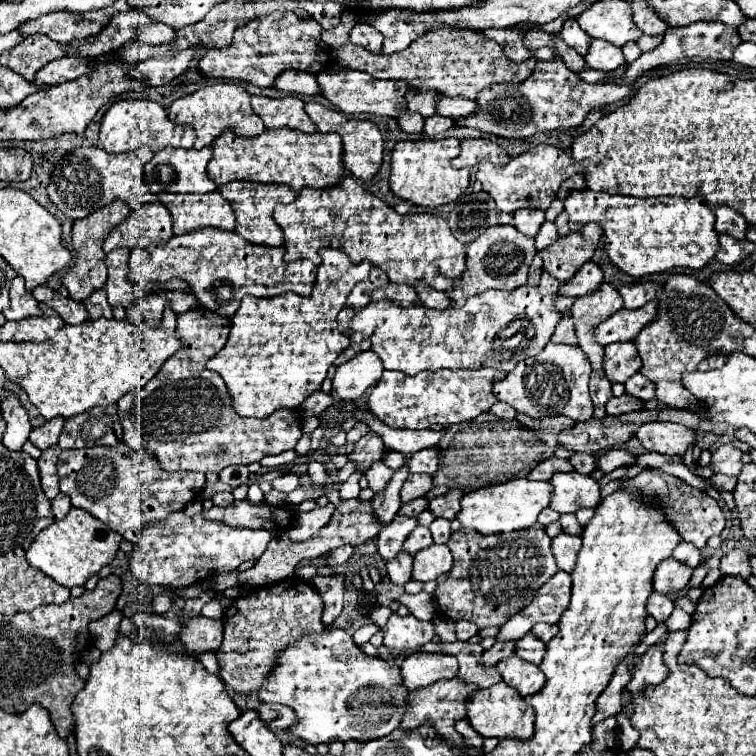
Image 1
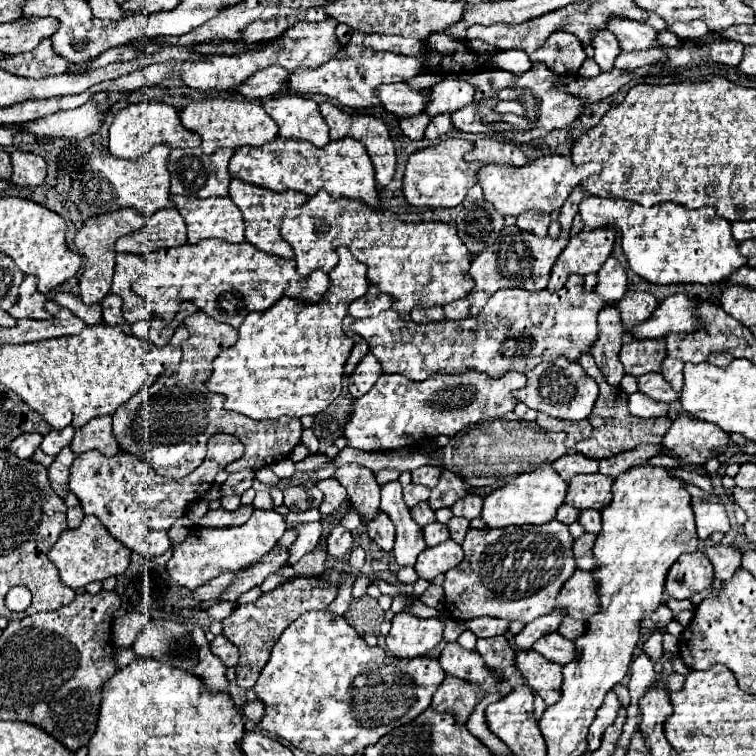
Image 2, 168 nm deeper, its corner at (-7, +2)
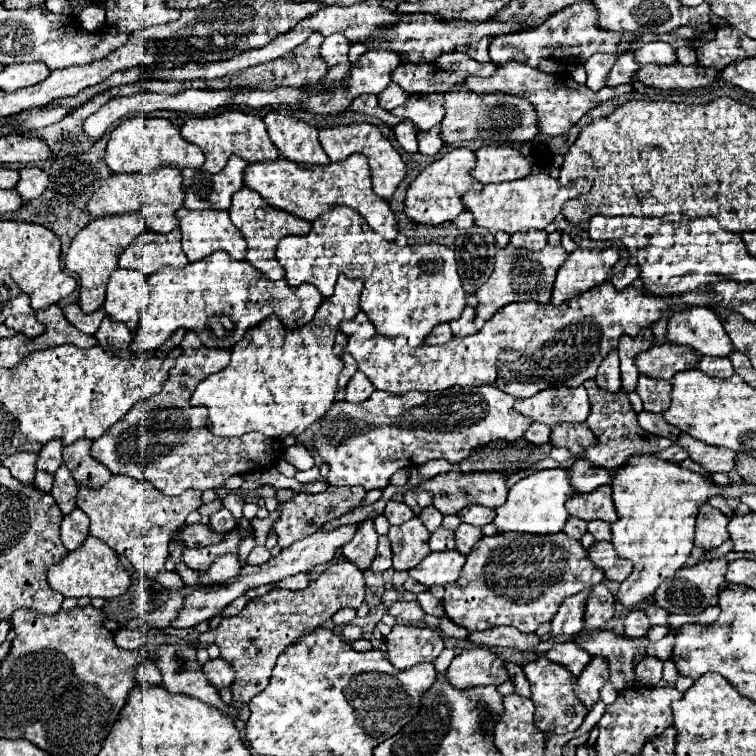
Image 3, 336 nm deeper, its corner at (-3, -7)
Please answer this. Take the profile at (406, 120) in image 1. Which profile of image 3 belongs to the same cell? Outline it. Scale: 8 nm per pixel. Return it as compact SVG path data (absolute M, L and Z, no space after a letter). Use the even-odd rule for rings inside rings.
M402 121L402 123L398 123L394 129L394 137L396 137L396 141L400 143L400 147L404 149L404 151L408 151L408 153L418 153L418 141L416 141L416 127L414 125L410 125L408 121Z

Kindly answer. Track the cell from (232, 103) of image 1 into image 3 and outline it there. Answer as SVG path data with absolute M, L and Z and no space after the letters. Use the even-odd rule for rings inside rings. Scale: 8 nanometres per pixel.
M230 109L226 113L220 113L216 117L192 117L188 119L182 129L180 129L182 137L194 145L198 145L206 157L202 169L206 173L218 173L224 169L226 161L230 159L230 155L240 155L242 159L256 163L256 161L276 161L280 157L278 149L272 145L268 133L266 133L266 125L260 117L250 115L250 113L242 113L238 109Z

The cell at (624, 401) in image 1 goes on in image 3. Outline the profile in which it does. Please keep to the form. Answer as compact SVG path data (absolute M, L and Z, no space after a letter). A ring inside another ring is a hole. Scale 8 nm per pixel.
M648 411L638 413L638 423L650 435L660 435L660 437L668 437L670 435L672 441L676 441L676 437L680 437L680 429L668 425L660 415L654 415L654 413L648 413Z

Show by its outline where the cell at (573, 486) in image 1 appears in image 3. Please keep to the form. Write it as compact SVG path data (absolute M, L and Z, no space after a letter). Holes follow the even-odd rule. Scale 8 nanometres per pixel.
M600 487L592 493L578 493L574 495L568 505L566 505L568 513L572 517L584 519L584 521L606 521L606 523L614 523L618 519L616 507L612 503L612 487Z

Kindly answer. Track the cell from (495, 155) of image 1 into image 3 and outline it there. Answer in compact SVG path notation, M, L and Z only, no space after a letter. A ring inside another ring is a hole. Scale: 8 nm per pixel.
M482 147L476 151L478 165L472 177L482 185L516 181L530 175L530 165L518 149L512 147Z

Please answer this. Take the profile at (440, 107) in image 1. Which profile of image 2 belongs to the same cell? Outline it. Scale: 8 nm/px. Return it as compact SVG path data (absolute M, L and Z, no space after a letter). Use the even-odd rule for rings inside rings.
M448 76L436 84L436 88L430 88L430 102L426 106L428 116L436 114L452 114L468 104L472 104L472 86L466 80L458 80L456 76Z

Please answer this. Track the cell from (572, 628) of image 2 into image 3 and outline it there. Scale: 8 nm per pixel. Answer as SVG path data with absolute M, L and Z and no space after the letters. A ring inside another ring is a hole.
M598 631L588 637L578 635L574 643L592 655L604 657L610 663L610 681L618 691L634 683L634 659L640 655L640 649L632 639L612 631Z

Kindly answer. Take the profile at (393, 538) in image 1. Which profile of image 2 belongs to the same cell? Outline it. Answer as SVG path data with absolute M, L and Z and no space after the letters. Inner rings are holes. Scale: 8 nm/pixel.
M420 502L420 504L418 504L416 508L412 508L410 512L412 512L412 518L416 520L416 524L420 524L420 526L430 524L430 522L436 520L436 518L434 518L434 510L428 506L428 502Z

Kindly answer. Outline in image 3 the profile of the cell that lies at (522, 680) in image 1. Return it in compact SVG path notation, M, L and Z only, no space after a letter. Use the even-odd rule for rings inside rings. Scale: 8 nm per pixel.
M540 655L536 661L530 661L522 669L532 687L532 701L536 705L536 713L534 713L536 727L548 735L574 733L582 725L584 717L588 715L588 709L584 709L584 705L580 705L580 699L574 693L574 683L576 683L574 675L568 673L568 669L564 669L564 665L552 663L544 655Z

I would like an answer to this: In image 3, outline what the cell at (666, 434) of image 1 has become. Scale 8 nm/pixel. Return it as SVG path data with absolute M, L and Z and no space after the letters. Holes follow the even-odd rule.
M682 433L676 443L682 445L684 449L688 449L690 459L694 459L698 465L702 465L710 473L716 473L716 471L730 473L734 469L736 453L730 451L730 449L720 449L720 447L704 445L702 441L696 441L694 437L688 437L686 433Z

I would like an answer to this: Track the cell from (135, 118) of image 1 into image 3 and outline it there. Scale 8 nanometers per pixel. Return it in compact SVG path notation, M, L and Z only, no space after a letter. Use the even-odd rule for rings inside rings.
M132 117L120 123L108 141L106 163L112 173L148 173L160 167L192 167L198 169L204 163L204 153L198 145L192 145L182 139L180 129L176 129L168 119L160 117Z

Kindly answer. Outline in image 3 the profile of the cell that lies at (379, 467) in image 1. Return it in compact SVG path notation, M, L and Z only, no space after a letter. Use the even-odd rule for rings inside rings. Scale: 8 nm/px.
M418 517L398 527L390 527L388 537L392 543L396 571L408 571L416 567L430 553L430 547L428 547L430 533L424 527L424 523L418 521Z

